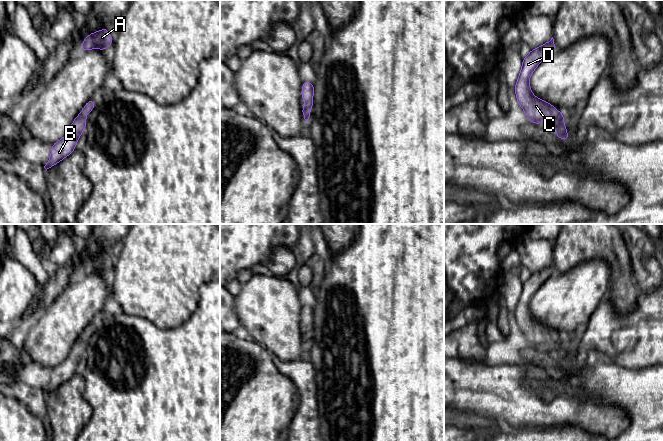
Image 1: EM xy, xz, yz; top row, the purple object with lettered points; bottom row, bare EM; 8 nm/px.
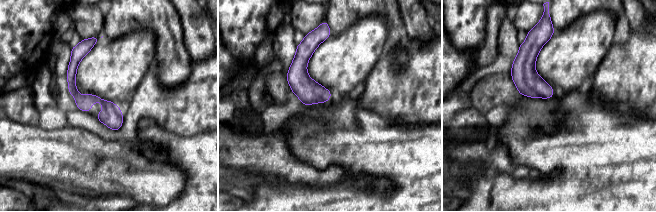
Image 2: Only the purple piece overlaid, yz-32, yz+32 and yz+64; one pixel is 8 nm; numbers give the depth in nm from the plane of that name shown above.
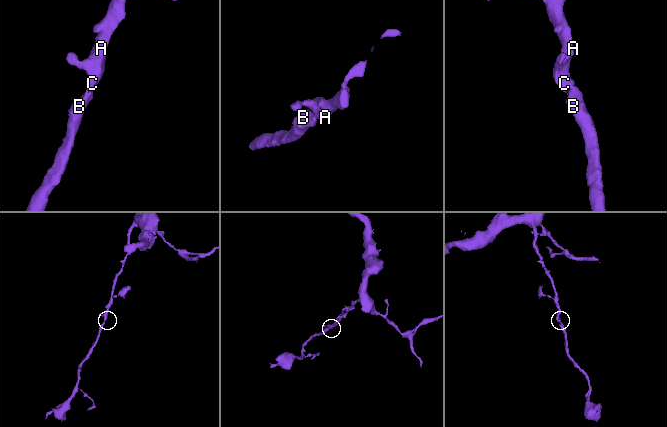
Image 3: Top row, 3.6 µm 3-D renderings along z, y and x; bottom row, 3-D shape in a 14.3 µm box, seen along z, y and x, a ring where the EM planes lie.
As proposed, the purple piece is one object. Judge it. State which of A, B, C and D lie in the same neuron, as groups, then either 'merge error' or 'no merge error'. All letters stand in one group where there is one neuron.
A B C D | no merge error

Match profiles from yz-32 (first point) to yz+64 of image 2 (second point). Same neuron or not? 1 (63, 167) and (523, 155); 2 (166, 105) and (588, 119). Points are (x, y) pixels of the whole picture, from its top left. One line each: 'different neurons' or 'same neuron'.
1: different neurons
2: different neurons

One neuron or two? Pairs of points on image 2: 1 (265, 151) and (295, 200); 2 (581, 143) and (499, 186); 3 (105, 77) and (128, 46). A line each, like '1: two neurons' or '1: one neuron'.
1: two neurons
2: one neuron
3: one neuron

